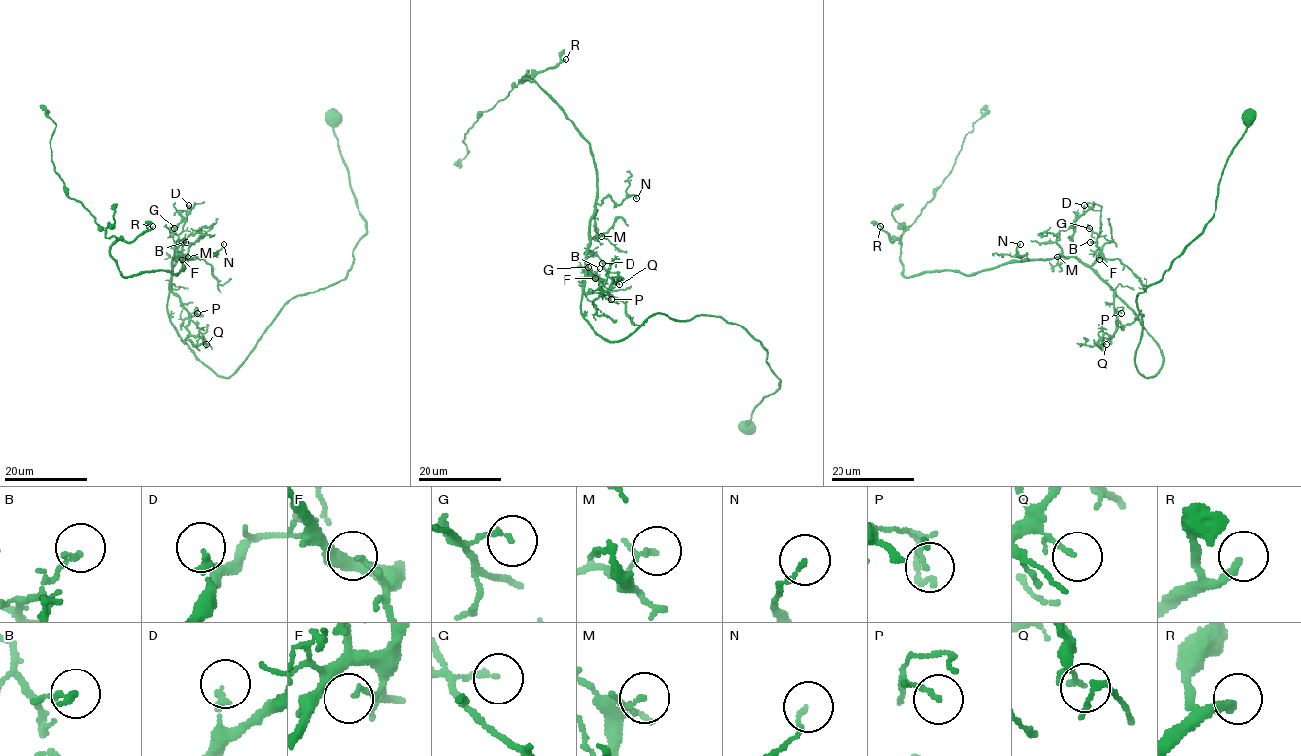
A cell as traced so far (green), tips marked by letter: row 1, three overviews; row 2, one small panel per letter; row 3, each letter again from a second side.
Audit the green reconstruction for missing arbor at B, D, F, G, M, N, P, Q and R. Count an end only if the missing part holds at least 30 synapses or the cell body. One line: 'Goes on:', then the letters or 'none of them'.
Goes on: R

